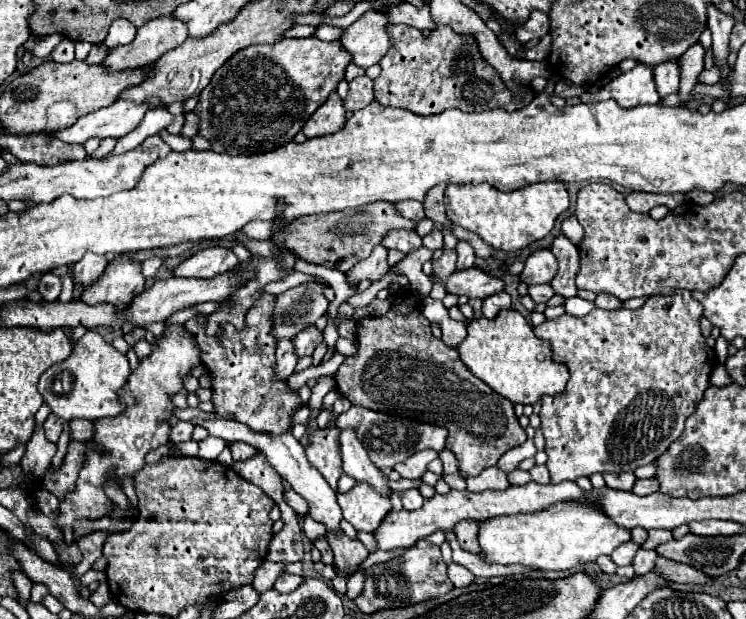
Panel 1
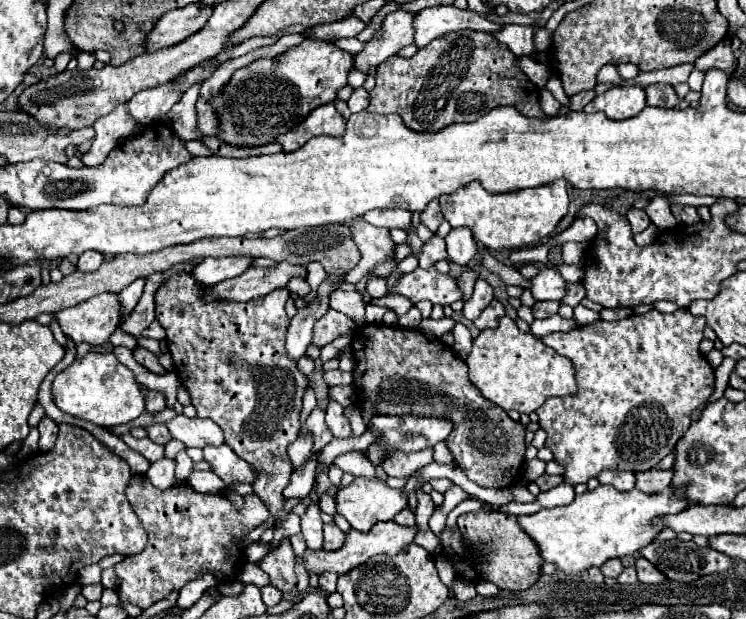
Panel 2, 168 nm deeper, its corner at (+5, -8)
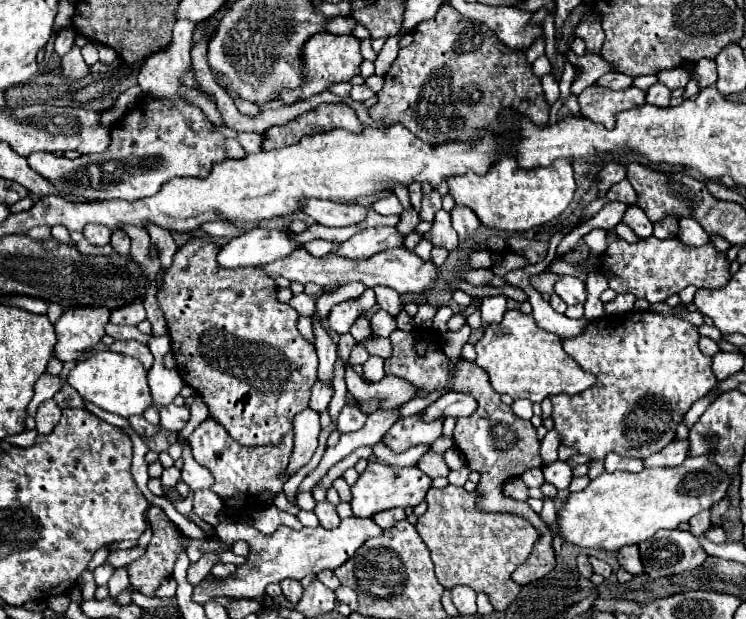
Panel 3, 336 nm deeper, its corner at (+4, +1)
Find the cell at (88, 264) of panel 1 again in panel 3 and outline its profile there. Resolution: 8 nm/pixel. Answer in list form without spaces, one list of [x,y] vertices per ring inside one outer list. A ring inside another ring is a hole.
[[[86,227],[84,229],[84,237],[86,237],[88,243],[102,247],[102,245],[108,245],[110,231],[106,227]]]

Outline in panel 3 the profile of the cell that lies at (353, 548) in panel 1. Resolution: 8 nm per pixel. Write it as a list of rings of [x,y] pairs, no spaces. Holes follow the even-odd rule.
[[[328,501],[318,503],[316,509],[314,509],[314,513],[316,513],[316,517],[320,519],[320,525],[326,527],[326,529],[334,529],[334,527],[340,525],[340,517],[338,517],[334,505],[328,503]]]

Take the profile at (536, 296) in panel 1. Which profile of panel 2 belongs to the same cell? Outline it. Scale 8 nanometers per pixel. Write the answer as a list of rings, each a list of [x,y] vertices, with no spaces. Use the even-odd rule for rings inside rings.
[[[537,302],[533,306],[533,316],[535,318],[547,318],[547,316],[557,314],[557,310],[559,310],[557,302]]]

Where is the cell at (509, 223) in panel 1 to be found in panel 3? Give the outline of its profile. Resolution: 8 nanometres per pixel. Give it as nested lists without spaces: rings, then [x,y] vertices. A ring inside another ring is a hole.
[[[502,159],[484,177],[468,171],[448,179],[448,191],[454,203],[472,209],[482,225],[496,231],[520,233],[556,219],[574,197],[576,185],[572,177],[572,163],[560,159],[560,163],[552,165],[558,165],[558,169],[538,167],[536,171],[520,171],[520,167],[516,167],[516,159]]]

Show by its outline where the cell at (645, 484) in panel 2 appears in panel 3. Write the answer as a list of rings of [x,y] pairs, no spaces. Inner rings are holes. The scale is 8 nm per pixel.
[[[672,441],[664,451],[644,459],[644,467],[678,467],[686,459],[688,441]]]

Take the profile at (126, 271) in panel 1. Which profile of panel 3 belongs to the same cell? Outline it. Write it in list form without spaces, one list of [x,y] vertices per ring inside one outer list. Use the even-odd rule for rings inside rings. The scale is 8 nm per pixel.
[[[68,307],[54,323],[58,335],[54,355],[60,361],[70,361],[76,351],[90,351],[104,337],[108,321],[110,311],[104,307]]]

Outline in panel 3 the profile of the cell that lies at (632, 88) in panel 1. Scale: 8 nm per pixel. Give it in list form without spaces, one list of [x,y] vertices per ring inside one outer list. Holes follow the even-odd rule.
[[[590,85],[578,95],[580,111],[588,115],[594,123],[602,123],[604,127],[612,129],[612,115],[644,105],[646,93],[638,87],[628,87],[620,91],[602,89],[600,85]]]

